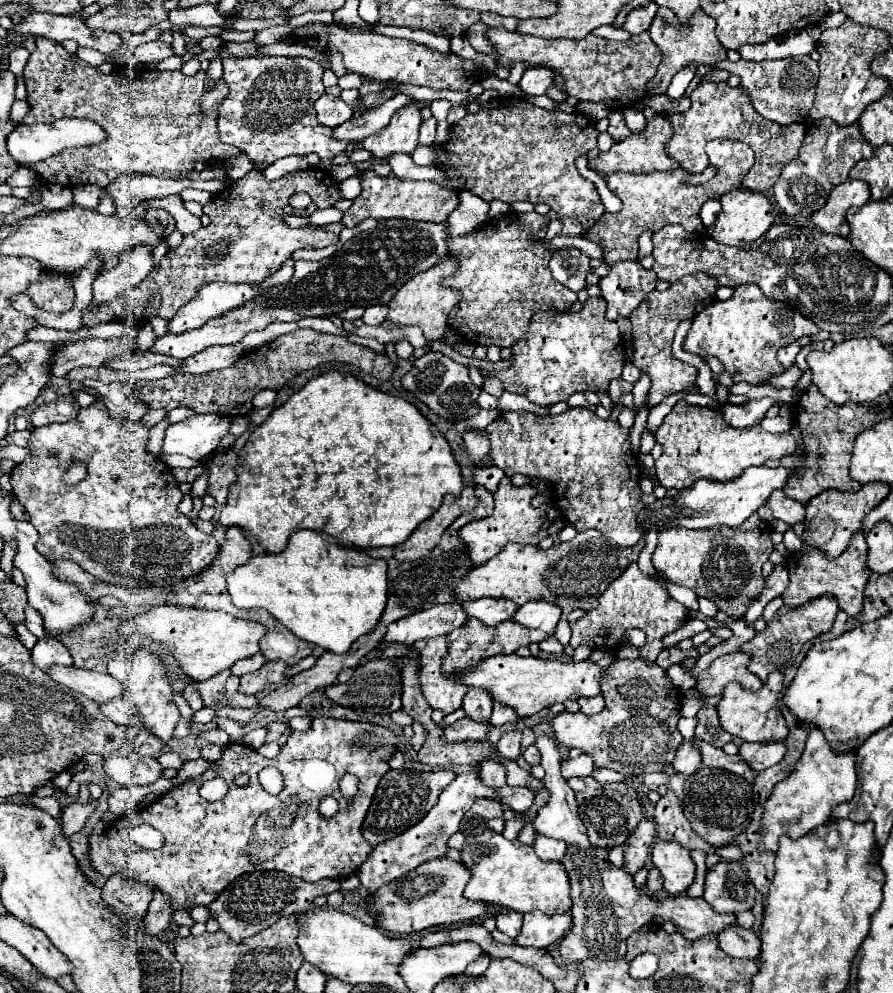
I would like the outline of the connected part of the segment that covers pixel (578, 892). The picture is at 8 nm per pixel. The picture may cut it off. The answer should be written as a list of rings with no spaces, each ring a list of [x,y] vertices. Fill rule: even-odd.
[[[567,845],[567,855],[563,857],[563,867],[569,873],[571,881],[571,897],[573,897],[573,927],[571,931],[561,939],[559,953],[565,961],[583,961],[587,957],[595,959],[615,959],[615,957],[625,957],[625,939],[643,927],[645,923],[651,923],[653,919],[663,919],[671,921],[677,931],[689,939],[701,939],[707,933],[719,933],[721,929],[729,927],[735,923],[735,915],[731,913],[715,913],[713,907],[703,899],[703,897],[687,897],[687,895],[669,895],[665,899],[651,899],[643,893],[633,883],[633,877],[623,871],[623,867],[617,867],[613,863],[603,863],[593,851],[583,851],[579,847],[569,847]]]

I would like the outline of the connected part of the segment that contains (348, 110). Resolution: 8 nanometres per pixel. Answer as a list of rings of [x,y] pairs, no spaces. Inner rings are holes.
[[[321,95],[315,103],[315,111],[317,111],[317,119],[321,125],[327,127],[337,127],[341,123],[345,123],[347,119],[353,117],[353,107],[347,105],[341,97],[337,95]]]

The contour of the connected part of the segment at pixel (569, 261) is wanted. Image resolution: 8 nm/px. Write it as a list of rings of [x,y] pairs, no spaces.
[[[565,247],[553,253],[549,269],[555,281],[563,283],[571,291],[581,291],[586,288],[586,277],[591,271],[590,259],[579,249]]]

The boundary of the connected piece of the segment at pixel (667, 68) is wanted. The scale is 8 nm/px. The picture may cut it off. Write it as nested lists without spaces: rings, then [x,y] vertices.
[[[659,7],[655,19],[653,19],[653,31],[649,27],[649,35],[651,39],[657,43],[657,47],[661,49],[663,53],[663,59],[661,59],[661,65],[655,73],[655,77],[647,83],[647,95],[661,95],[667,91],[671,79],[675,73],[679,73],[681,69],[685,69],[687,65],[691,63],[697,63],[697,65],[711,65],[715,61],[721,61],[721,59],[727,59],[727,49],[719,43],[717,35],[715,35],[715,21],[705,13],[705,11],[695,11],[695,15],[691,17],[689,23],[679,23],[677,15],[671,11],[671,9],[665,9],[665,7]]]

